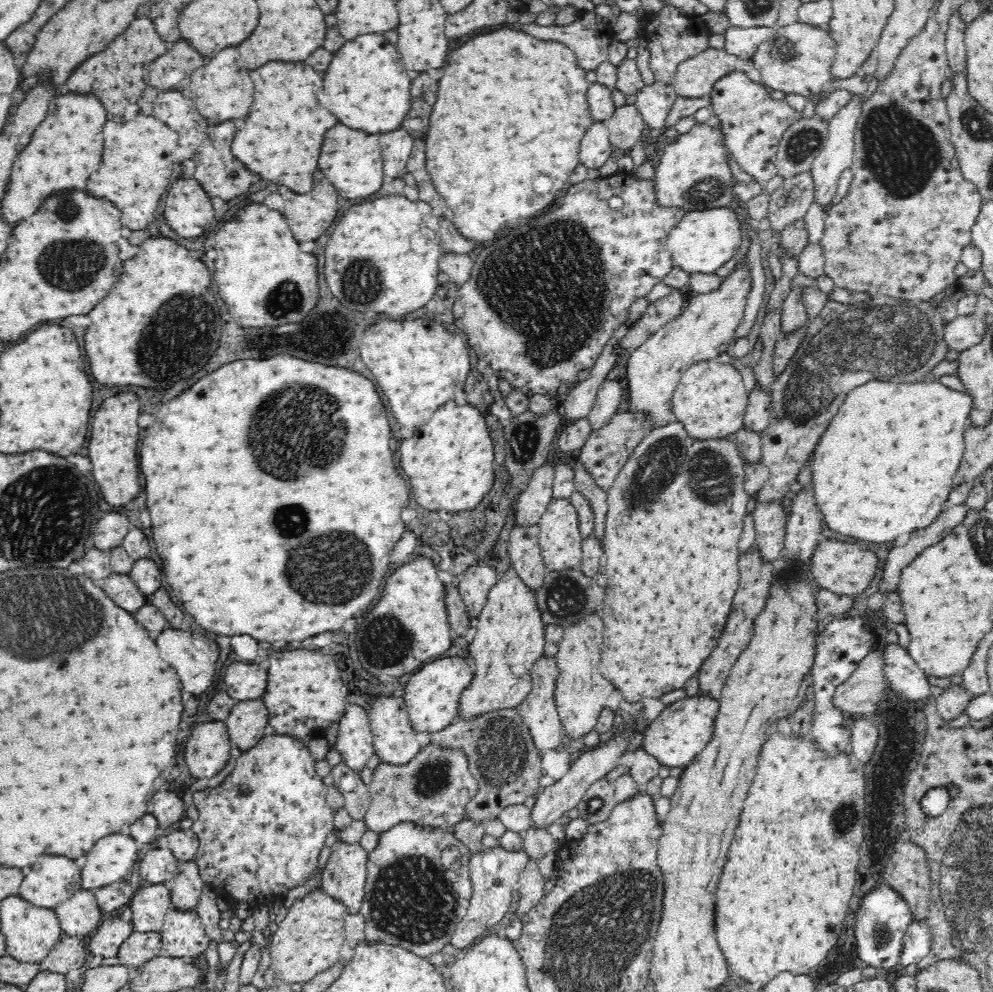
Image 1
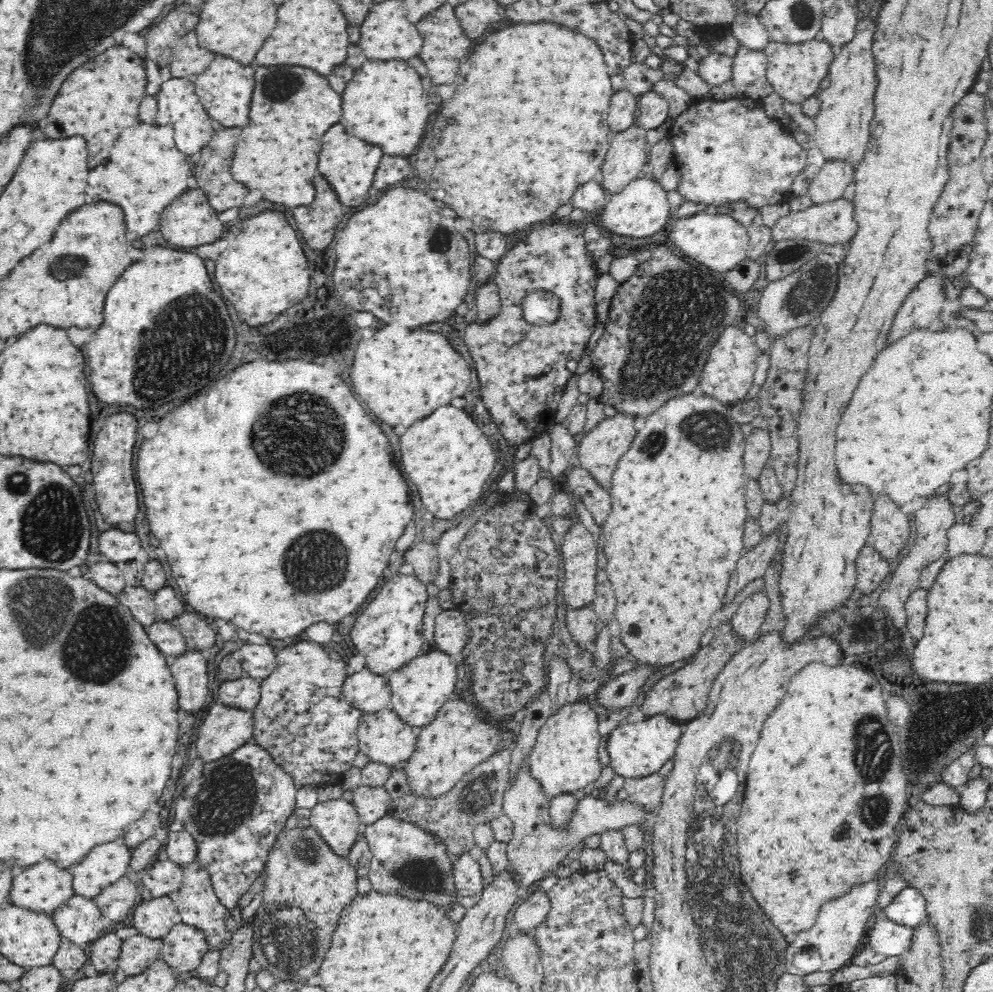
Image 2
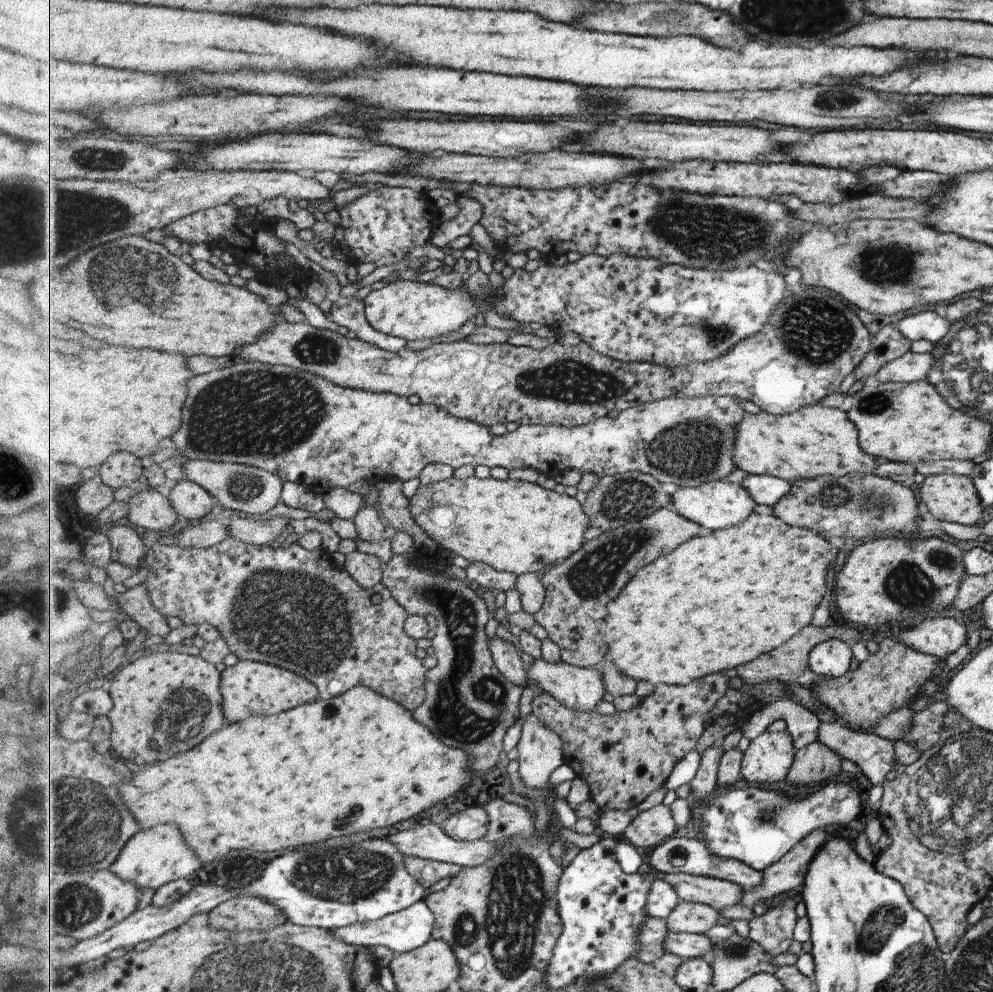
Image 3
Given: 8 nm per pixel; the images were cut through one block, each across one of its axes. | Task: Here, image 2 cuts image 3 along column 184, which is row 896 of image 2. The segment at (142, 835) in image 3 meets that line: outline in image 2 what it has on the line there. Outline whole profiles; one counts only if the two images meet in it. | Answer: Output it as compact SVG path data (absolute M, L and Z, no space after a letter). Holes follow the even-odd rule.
M877 877L862 884L855 884L852 888L849 887L846 894L824 902L812 928L796 933L794 941L789 944L785 955L789 963L791 962L805 975L813 971L835 972L840 967L844 967L844 964L849 964L850 959L862 947L866 922L873 920L881 890L880 883L881 880Z

